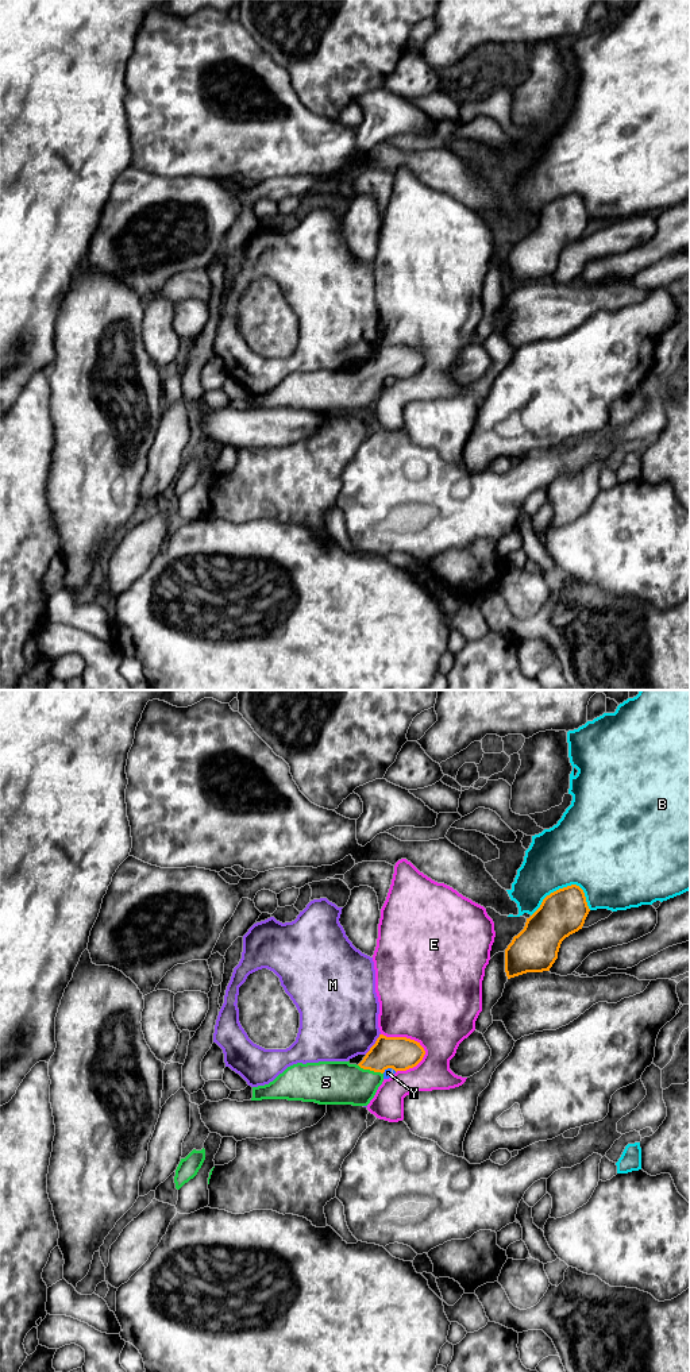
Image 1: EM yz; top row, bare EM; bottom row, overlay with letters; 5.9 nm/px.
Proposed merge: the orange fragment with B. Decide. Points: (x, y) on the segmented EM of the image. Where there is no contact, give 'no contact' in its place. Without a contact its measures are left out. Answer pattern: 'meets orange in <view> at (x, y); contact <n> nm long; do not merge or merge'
meets orange in yz at (563, 887); contact 360 nm long; do not merge

